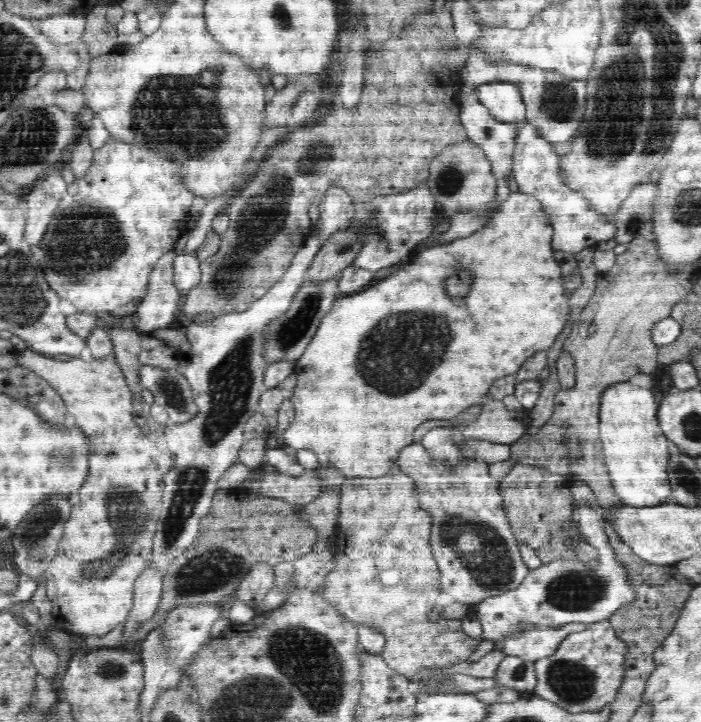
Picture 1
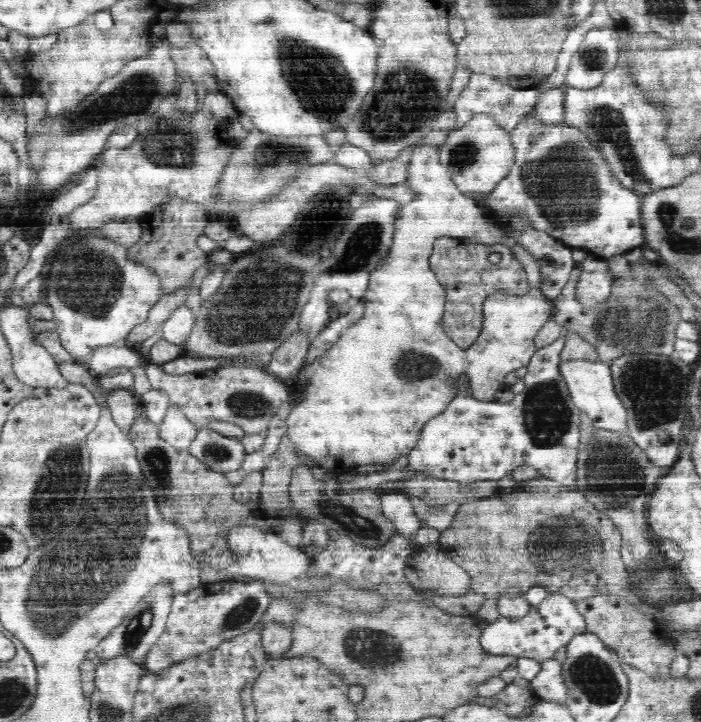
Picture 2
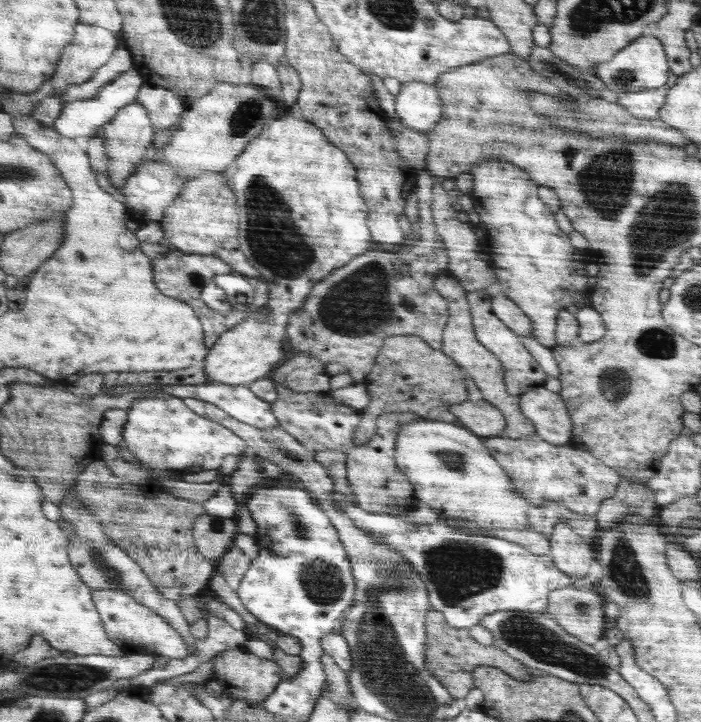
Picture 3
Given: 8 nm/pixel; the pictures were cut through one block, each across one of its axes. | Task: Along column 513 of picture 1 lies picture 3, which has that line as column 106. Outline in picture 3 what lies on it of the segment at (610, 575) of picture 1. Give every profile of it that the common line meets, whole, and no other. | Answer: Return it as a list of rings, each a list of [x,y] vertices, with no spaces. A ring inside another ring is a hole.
[[[93,590],[94,600],[103,616],[108,636],[119,644],[125,654],[164,655],[172,659],[188,656],[188,646],[180,631],[159,612],[136,600],[126,590]]]

